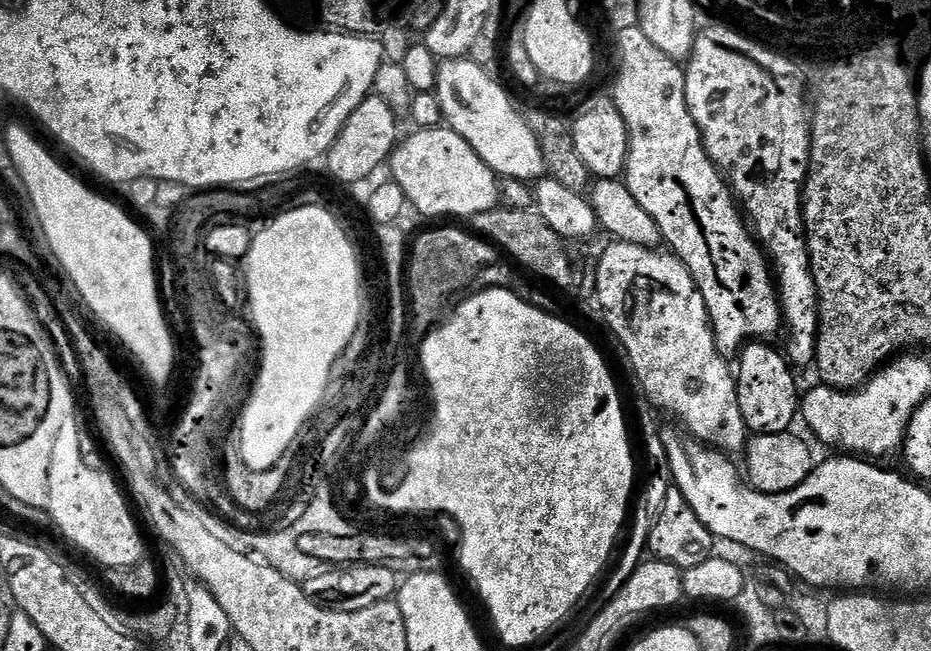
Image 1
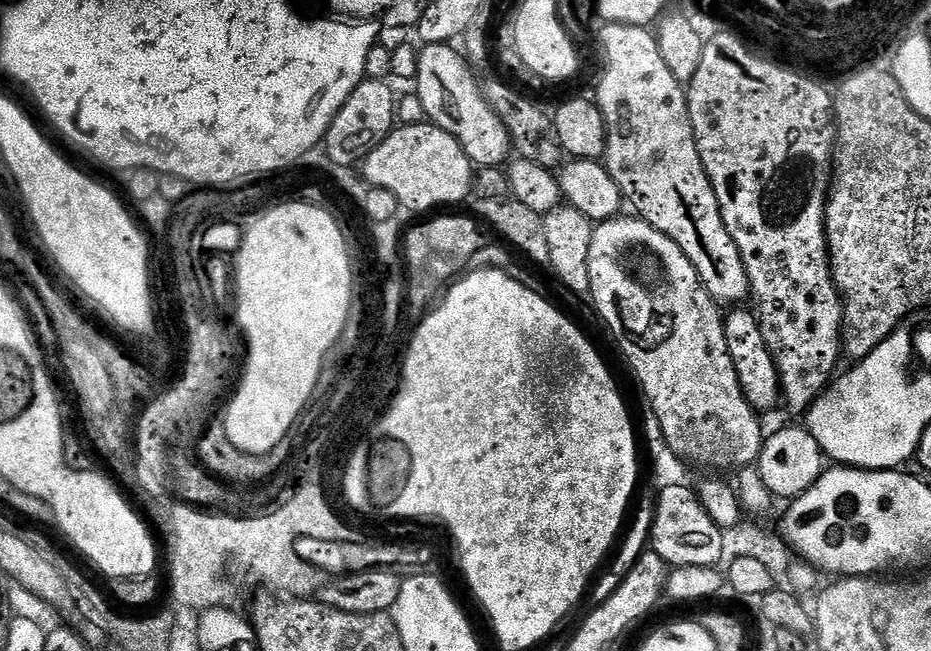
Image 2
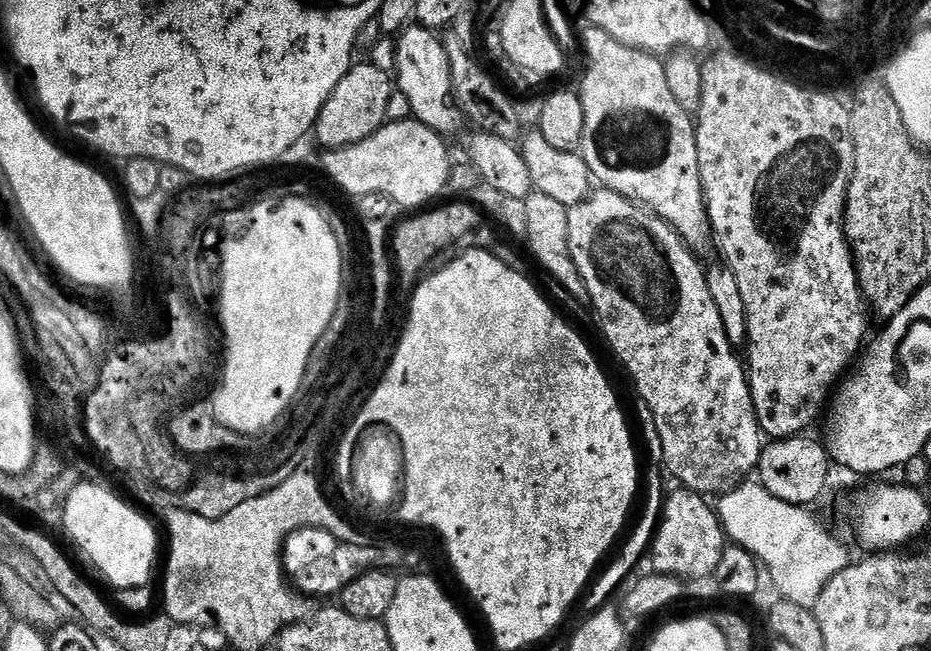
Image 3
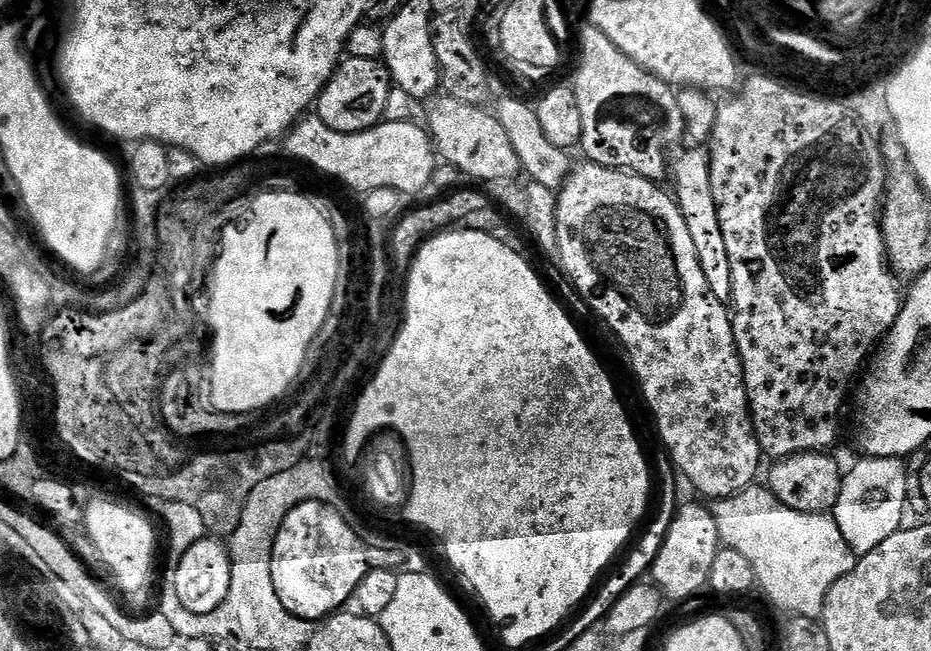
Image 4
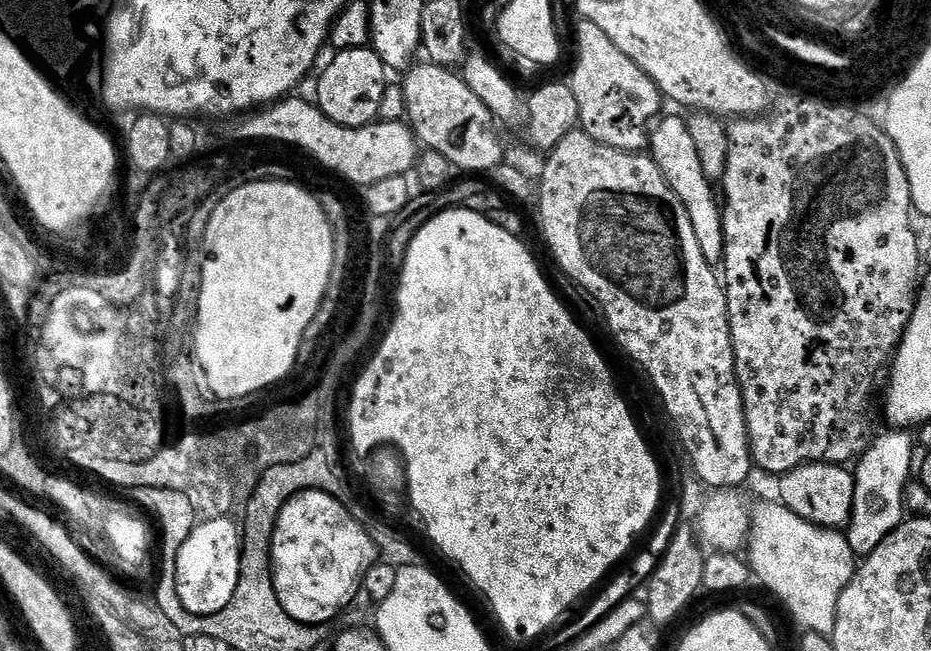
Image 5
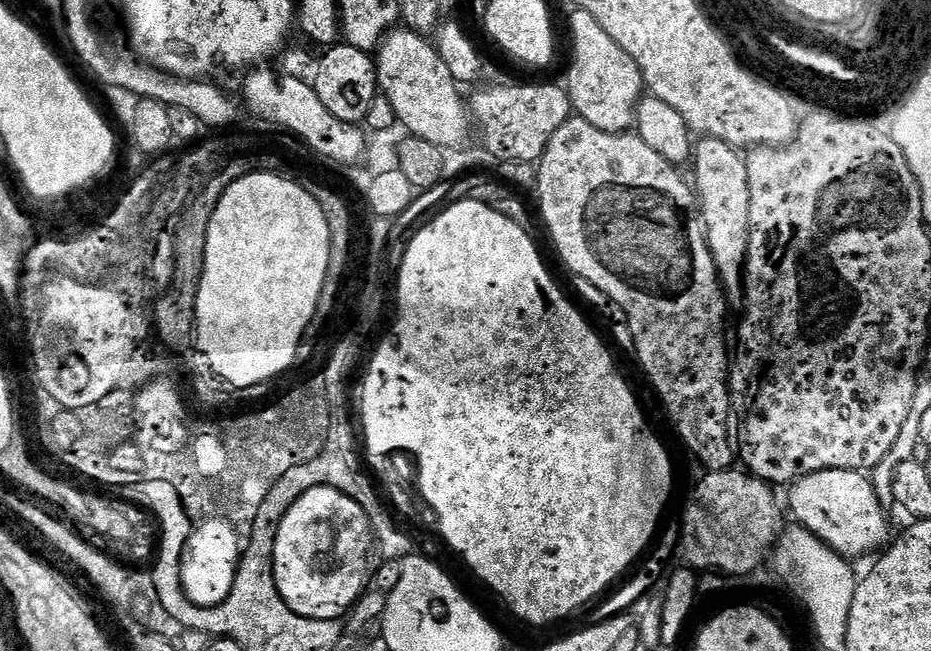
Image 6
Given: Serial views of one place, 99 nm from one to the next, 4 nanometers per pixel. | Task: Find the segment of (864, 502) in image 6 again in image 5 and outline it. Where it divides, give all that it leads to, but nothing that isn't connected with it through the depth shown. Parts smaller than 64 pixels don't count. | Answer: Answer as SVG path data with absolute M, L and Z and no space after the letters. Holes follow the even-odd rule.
M819 462L803 464L779 477L778 484L779 503L806 522L837 530L843 529L849 523L854 506L855 478L847 467Z

